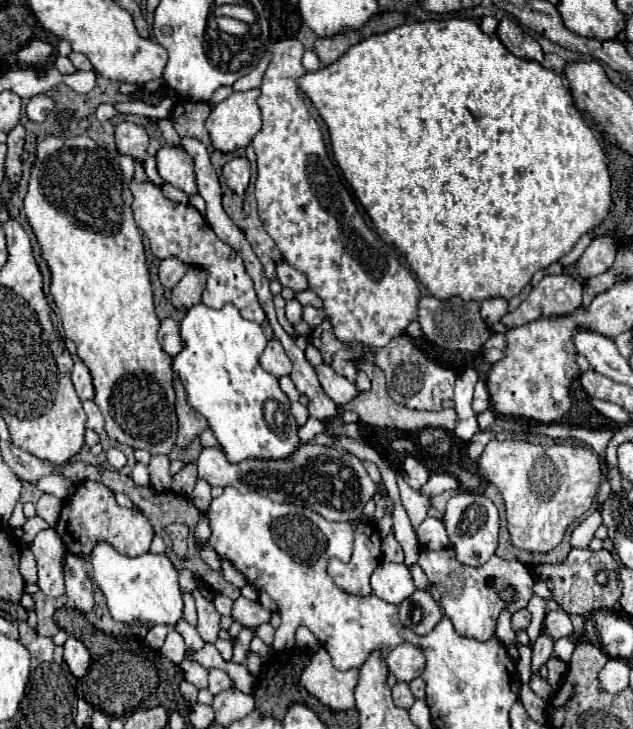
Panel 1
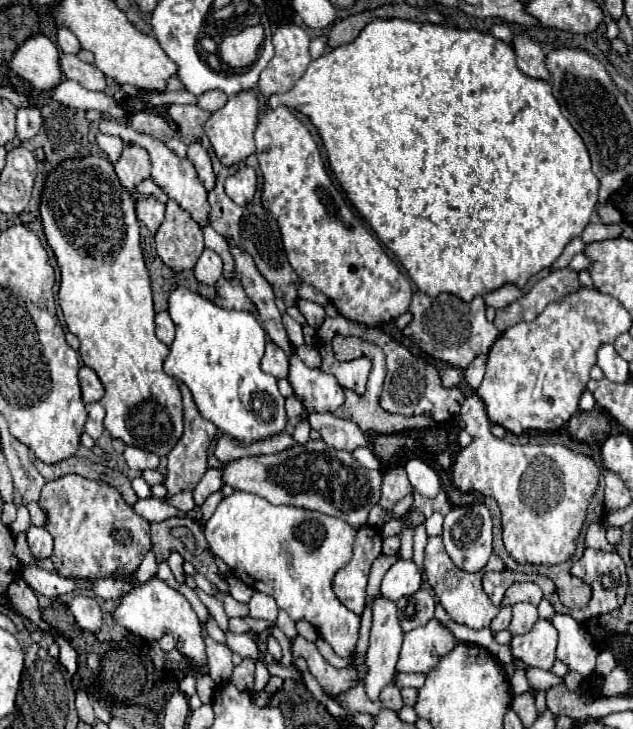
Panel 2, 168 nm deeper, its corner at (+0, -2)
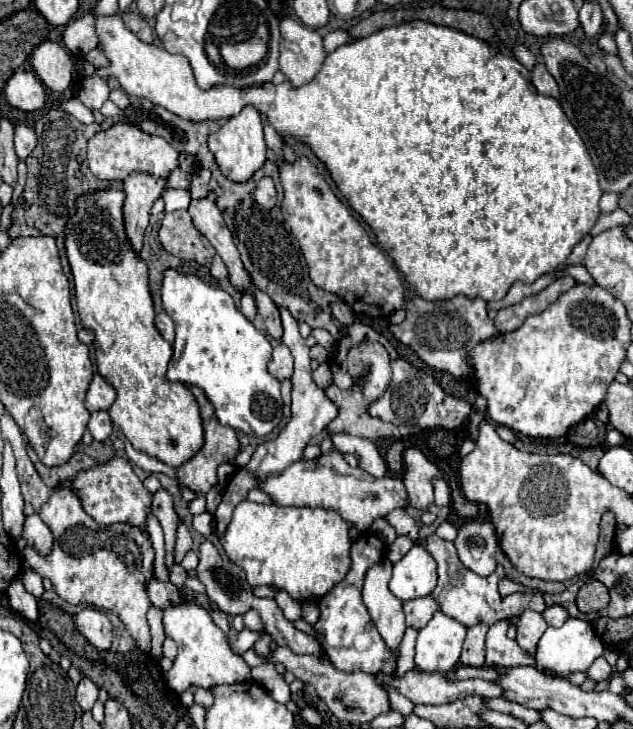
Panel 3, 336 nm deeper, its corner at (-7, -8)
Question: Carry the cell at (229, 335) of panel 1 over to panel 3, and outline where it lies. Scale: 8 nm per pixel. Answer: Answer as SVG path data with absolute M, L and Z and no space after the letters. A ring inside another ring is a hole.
M174 269L164 271L162 305L176 325L176 341L172 345L174 355L168 365L168 379L200 387L208 397L208 401L214 405L214 413L222 425L228 425L250 437L264 437L272 433L282 421L282 397L280 397L280 381L272 377L266 369L272 355L272 345L266 339L266 335L258 331L234 307L234 301L226 291L204 283L194 275L178 273Z

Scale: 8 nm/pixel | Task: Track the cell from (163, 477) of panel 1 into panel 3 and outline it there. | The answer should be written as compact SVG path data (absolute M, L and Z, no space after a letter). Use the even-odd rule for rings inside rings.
M160 489L154 499L152 499L152 511L154 515L158 517L162 529L164 529L164 537L166 537L166 567L168 571L172 571L172 565L174 565L174 555L172 555L172 549L174 549L174 537L176 537L176 525L178 525L178 515L172 507L172 497L168 495L168 491Z

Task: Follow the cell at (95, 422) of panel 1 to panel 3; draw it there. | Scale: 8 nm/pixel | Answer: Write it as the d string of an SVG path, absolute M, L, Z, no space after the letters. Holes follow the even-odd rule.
M108 411L92 413L92 417L88 421L88 431L92 433L92 437L96 441L106 441L112 435L112 421L110 421Z

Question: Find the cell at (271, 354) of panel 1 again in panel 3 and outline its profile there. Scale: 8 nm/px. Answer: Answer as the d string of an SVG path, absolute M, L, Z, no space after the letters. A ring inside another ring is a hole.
M278 343L278 345L274 347L272 359L270 359L270 363L268 363L268 371L270 371L278 381L284 381L284 379L290 379L290 377L292 377L294 363L292 363L290 349L288 349L284 343Z

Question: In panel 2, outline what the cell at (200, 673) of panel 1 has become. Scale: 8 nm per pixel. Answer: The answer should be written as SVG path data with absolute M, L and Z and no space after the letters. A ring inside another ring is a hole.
M199 675L197 677L197 695L203 703L211 703L213 701L213 691L215 691L215 683L209 675Z

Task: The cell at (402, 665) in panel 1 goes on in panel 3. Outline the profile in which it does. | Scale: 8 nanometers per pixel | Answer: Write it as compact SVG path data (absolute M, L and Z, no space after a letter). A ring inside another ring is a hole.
M438 611L430 623L418 631L414 665L420 673L446 673L460 663L466 627Z

